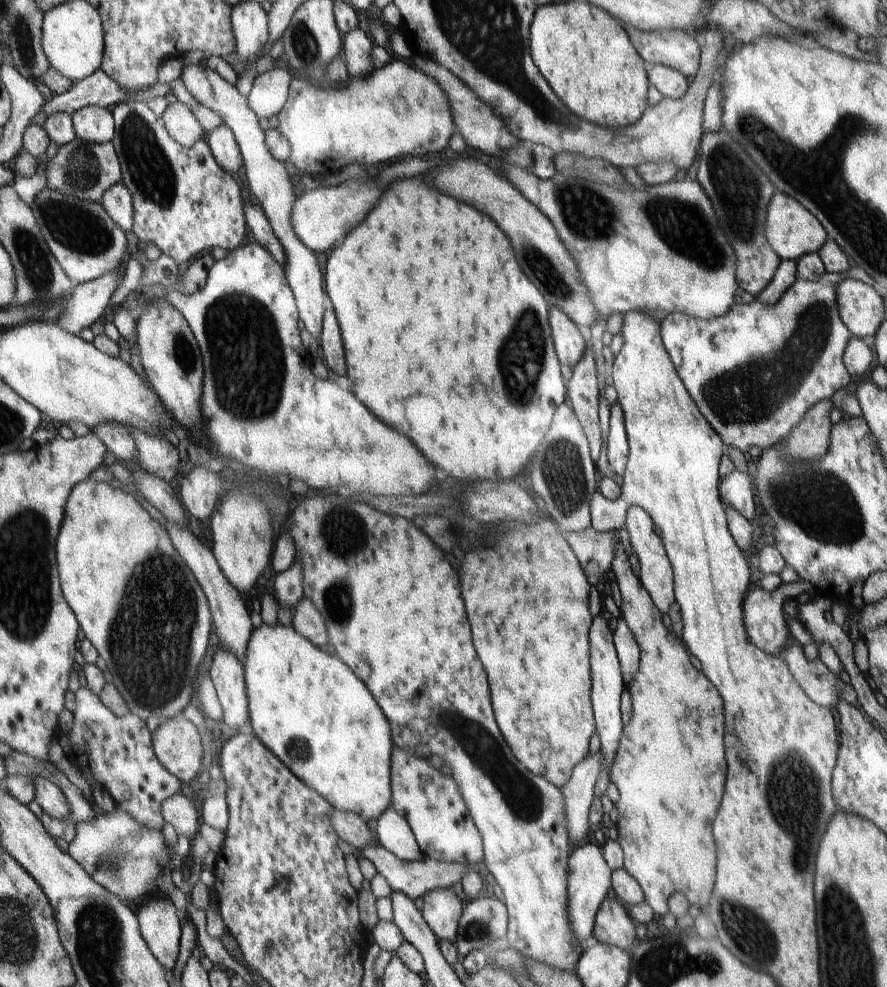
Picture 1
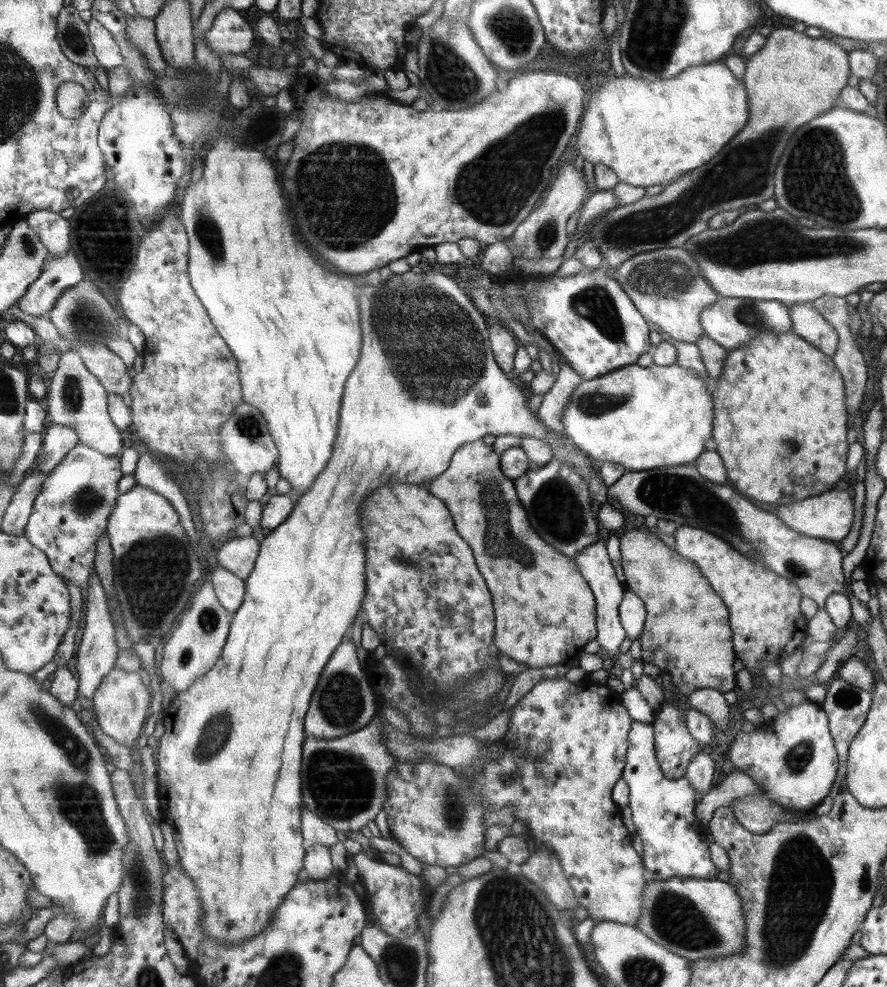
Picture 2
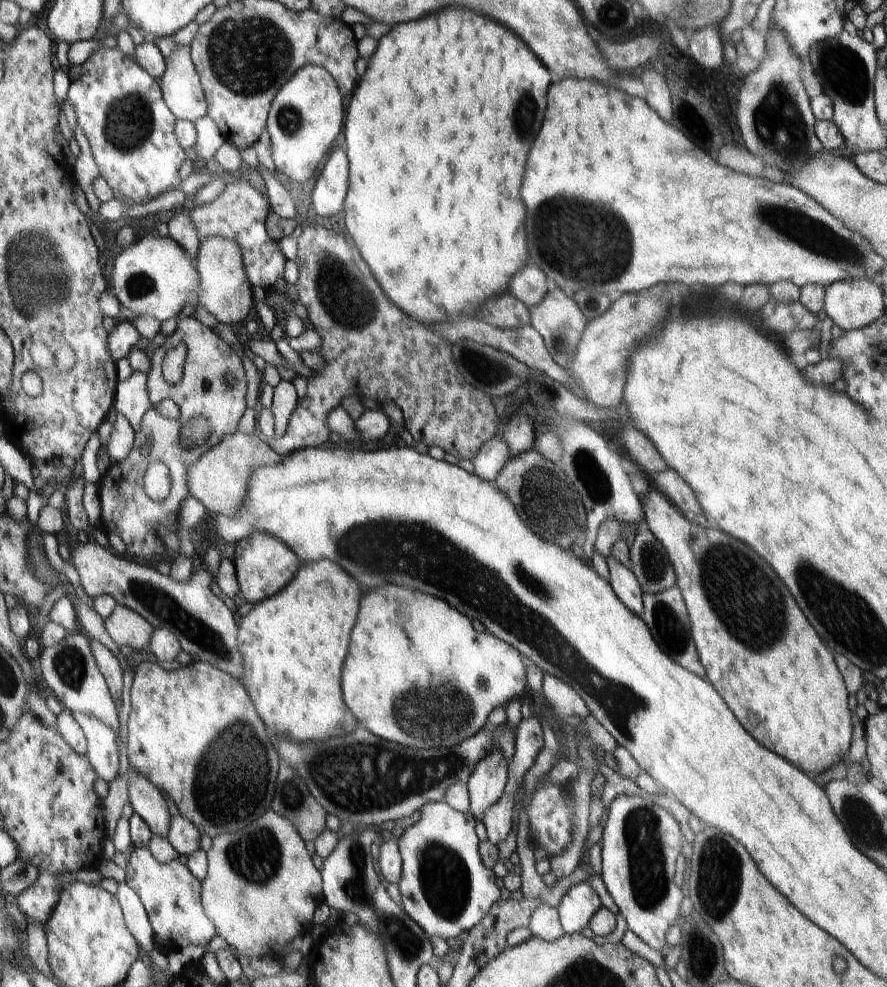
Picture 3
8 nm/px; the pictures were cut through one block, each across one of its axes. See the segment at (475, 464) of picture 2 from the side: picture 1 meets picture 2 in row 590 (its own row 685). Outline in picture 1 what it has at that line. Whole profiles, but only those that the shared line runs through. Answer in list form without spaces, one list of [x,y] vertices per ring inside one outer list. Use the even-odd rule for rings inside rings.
[[[506,521],[487,527],[494,536],[494,546],[466,552],[458,574],[474,648],[490,678],[492,708],[504,740],[528,770],[560,788],[568,782],[576,764],[589,755],[591,736],[597,732],[591,703],[589,630],[594,616],[589,607],[589,590],[592,586],[575,552],[552,521],[534,525]],[[534,706],[540,706],[542,714],[534,714]]]

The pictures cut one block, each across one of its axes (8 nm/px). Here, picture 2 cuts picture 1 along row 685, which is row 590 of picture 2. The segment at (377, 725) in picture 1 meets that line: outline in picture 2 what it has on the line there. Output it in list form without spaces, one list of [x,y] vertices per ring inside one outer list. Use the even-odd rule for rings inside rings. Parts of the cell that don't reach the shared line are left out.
[[[430,270],[424,274],[404,272],[401,274],[391,273],[390,280],[376,284],[376,286],[364,286],[358,293],[358,308],[360,308],[360,328],[362,328],[362,348],[360,359],[352,374],[346,379],[344,394],[339,414],[338,433],[334,444],[333,456],[329,459],[325,470],[322,470],[314,480],[311,490],[300,496],[295,501],[295,506],[288,518],[265,536],[260,543],[258,557],[255,561],[253,572],[245,580],[245,597],[238,610],[233,614],[230,623],[226,644],[222,649],[220,658],[216,664],[202,677],[194,680],[194,683],[185,691],[176,692],[176,697],[170,702],[162,719],[164,734],[160,737],[158,748],[157,783],[162,820],[171,823],[174,828],[174,844],[182,870],[192,878],[198,894],[200,894],[200,908],[203,916],[199,917],[199,926],[210,943],[222,947],[236,946],[242,941],[250,940],[263,932],[269,925],[275,911],[284,902],[286,894],[292,890],[292,886],[298,882],[298,872],[302,870],[306,846],[301,833],[301,812],[304,807],[302,798],[302,775],[301,758],[304,735],[304,721],[312,693],[318,684],[320,673],[327,665],[328,660],[334,653],[334,649],[349,635],[354,618],[361,611],[360,605],[364,601],[366,582],[364,582],[364,534],[360,532],[360,512],[358,504],[368,494],[374,494],[372,490],[382,486],[384,482],[390,484],[416,484],[423,485],[426,480],[434,480],[450,465],[452,456],[460,446],[468,442],[482,440],[486,435],[498,437],[511,435],[524,438],[534,438],[550,446],[554,459],[572,466],[588,482],[592,478],[591,462],[581,454],[577,446],[565,436],[545,426],[540,417],[530,411],[526,406],[527,398],[522,394],[518,381],[507,377],[494,360],[491,344],[489,341],[489,325],[484,320],[484,315],[474,306],[471,295],[460,288],[458,284],[440,270]]]

